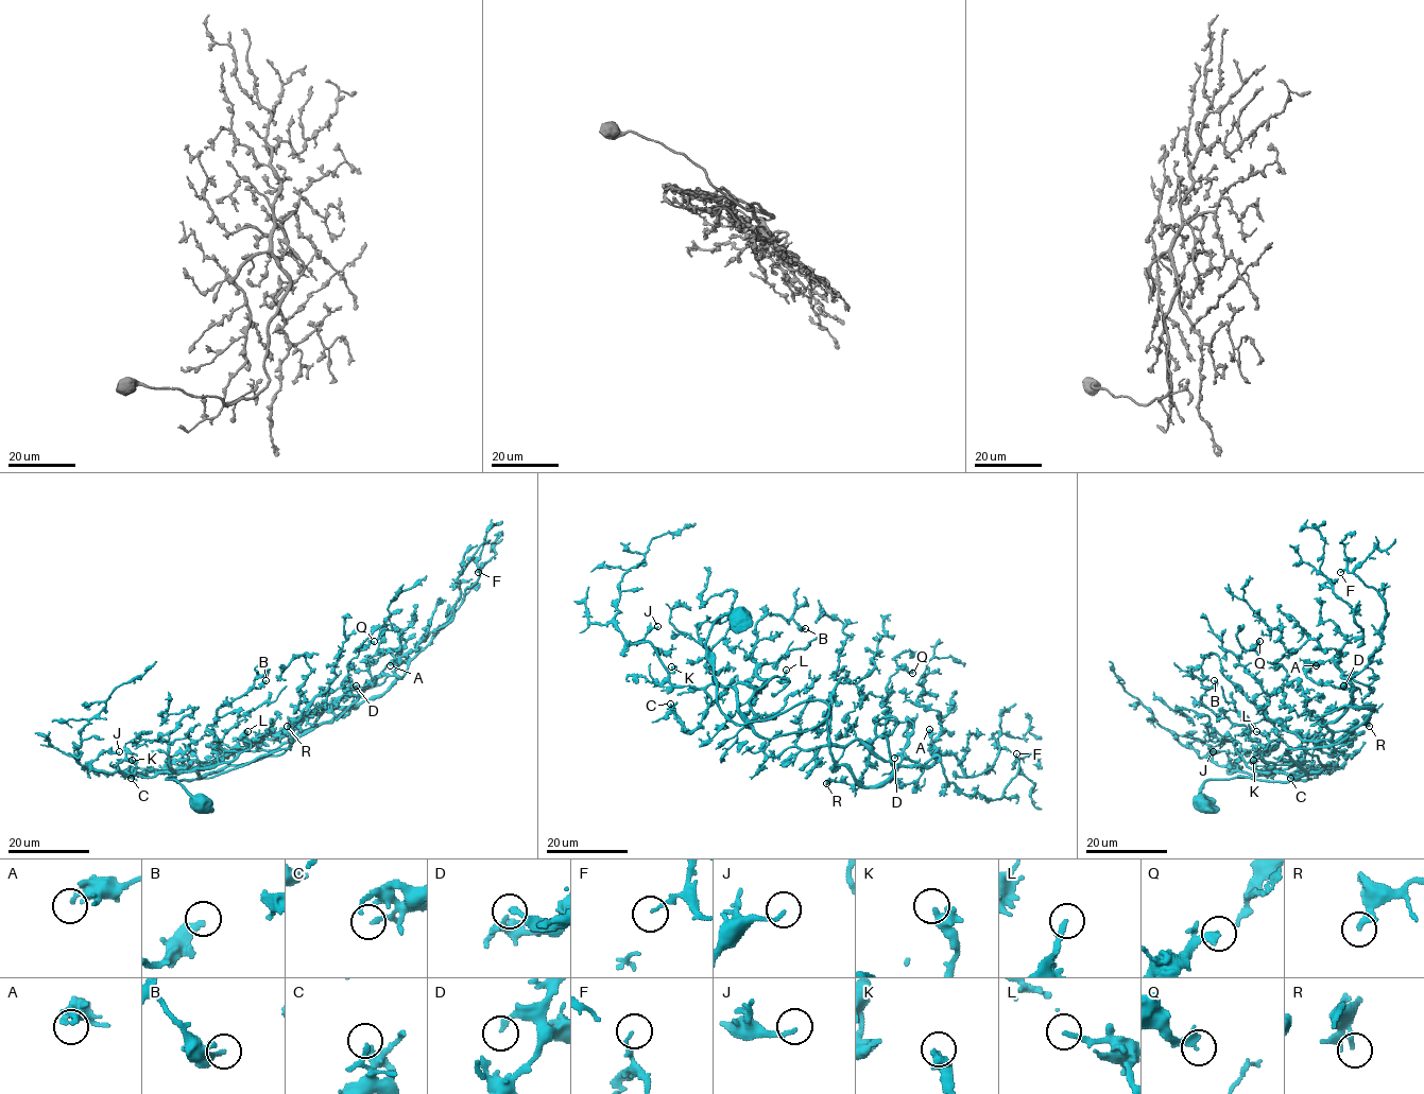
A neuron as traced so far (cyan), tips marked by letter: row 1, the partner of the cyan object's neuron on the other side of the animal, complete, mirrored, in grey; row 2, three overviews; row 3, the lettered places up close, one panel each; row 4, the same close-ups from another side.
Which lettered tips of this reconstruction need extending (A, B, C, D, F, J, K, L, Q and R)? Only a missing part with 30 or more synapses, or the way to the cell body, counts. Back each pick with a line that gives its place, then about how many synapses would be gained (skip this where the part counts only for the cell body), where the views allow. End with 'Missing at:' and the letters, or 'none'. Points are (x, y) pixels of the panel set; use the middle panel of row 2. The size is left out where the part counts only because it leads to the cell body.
L: Place: (786, 670). Roughly 50 synapses
Missing at: L

